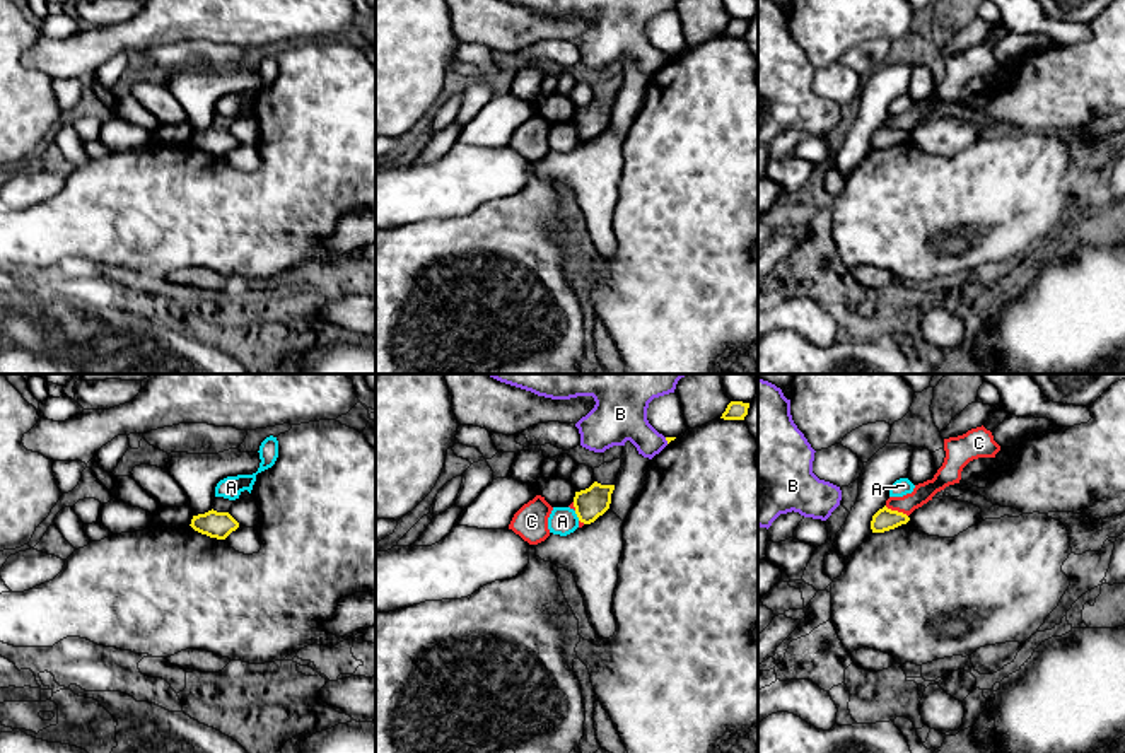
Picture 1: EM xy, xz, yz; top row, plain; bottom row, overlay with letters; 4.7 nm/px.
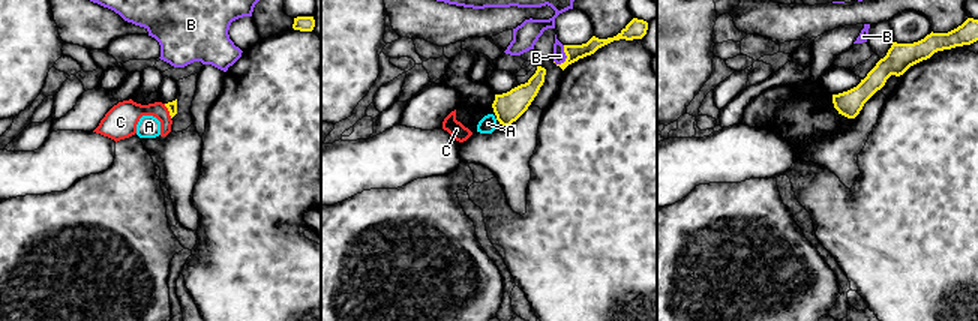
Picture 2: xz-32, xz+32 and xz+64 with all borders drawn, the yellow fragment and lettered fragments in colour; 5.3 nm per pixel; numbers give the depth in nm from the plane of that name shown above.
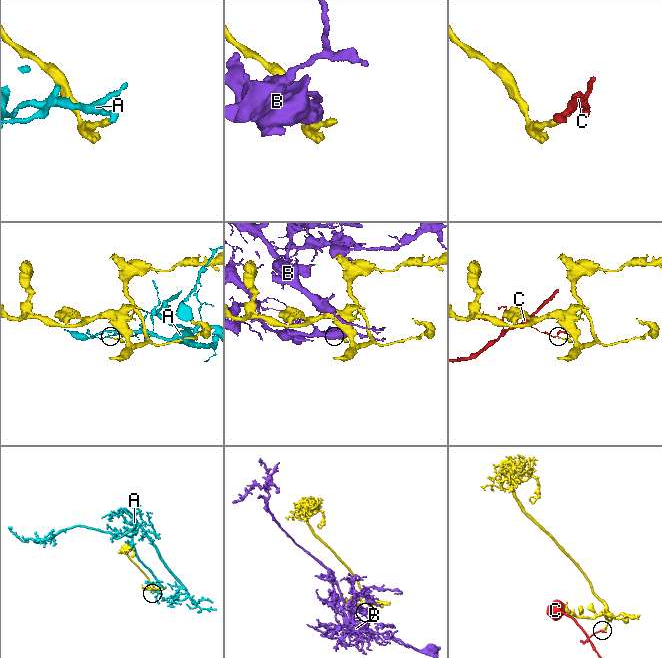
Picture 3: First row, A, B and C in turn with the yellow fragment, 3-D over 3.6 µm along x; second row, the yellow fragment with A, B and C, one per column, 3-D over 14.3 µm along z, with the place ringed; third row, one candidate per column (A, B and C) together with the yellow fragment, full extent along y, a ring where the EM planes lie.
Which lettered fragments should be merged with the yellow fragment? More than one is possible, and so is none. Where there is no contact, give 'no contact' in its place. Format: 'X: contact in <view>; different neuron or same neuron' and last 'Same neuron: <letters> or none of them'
A: contact in xz; different neuron
B: contact in xz; different neuron
C: contact in yz; different neuron
Same neuron: none of them

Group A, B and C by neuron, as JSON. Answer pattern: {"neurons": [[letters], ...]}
{"neurons": [["A"], ["B"], ["C"]]}

